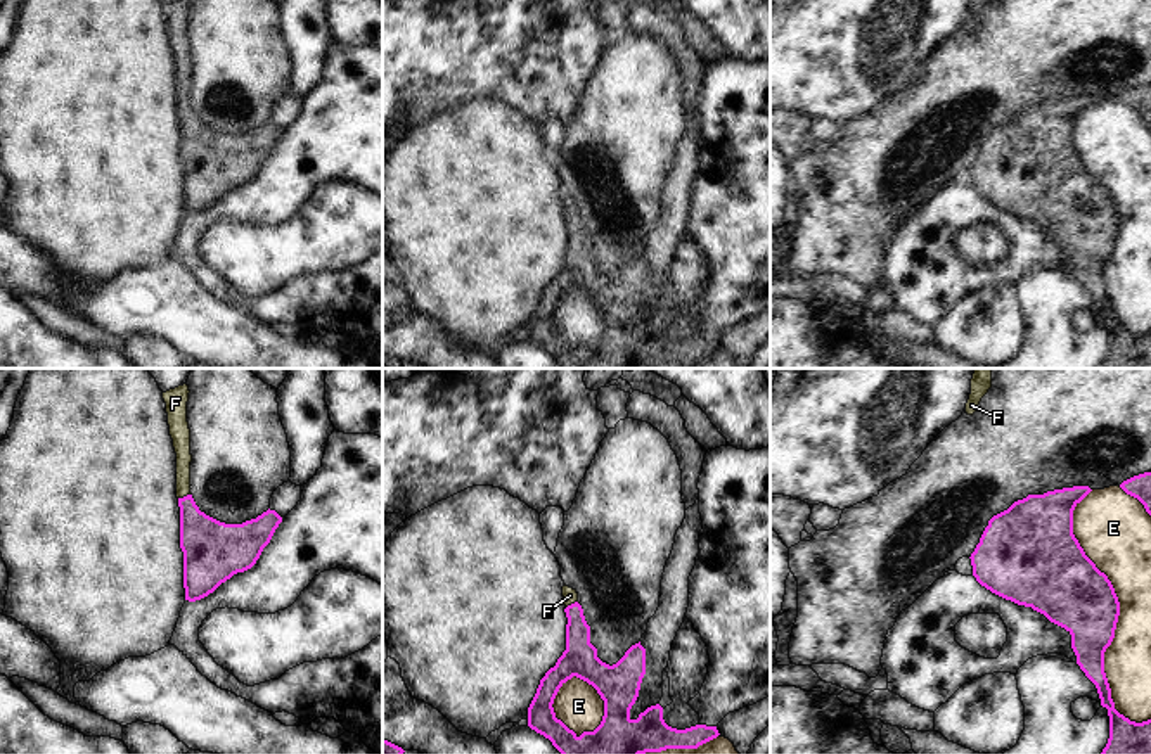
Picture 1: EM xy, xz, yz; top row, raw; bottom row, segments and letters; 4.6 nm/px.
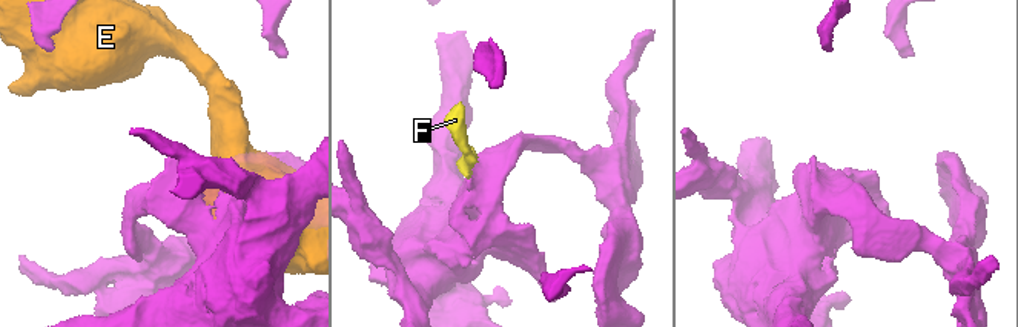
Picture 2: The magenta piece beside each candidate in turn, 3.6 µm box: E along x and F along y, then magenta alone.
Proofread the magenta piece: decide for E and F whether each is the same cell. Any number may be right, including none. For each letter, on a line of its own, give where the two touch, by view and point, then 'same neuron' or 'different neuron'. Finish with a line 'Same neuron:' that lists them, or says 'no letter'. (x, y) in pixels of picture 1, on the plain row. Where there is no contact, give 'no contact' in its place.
E: yz (1118, 225) | different neuron
F: xy (184, 109) | same neuron
Same neuron: F

